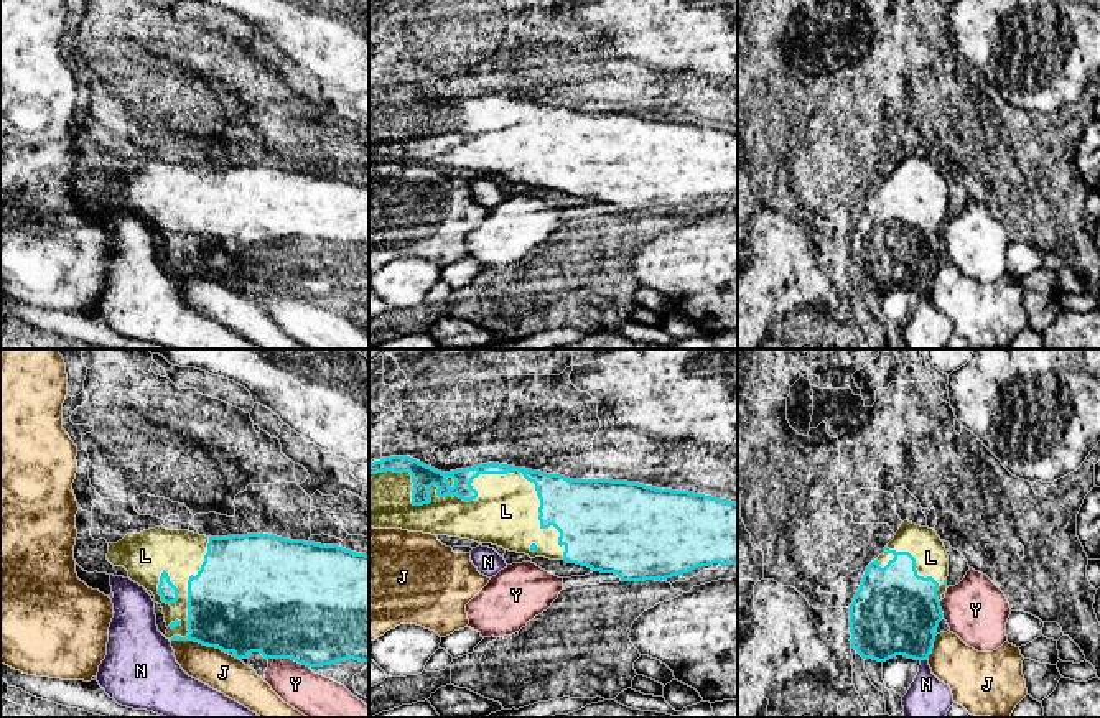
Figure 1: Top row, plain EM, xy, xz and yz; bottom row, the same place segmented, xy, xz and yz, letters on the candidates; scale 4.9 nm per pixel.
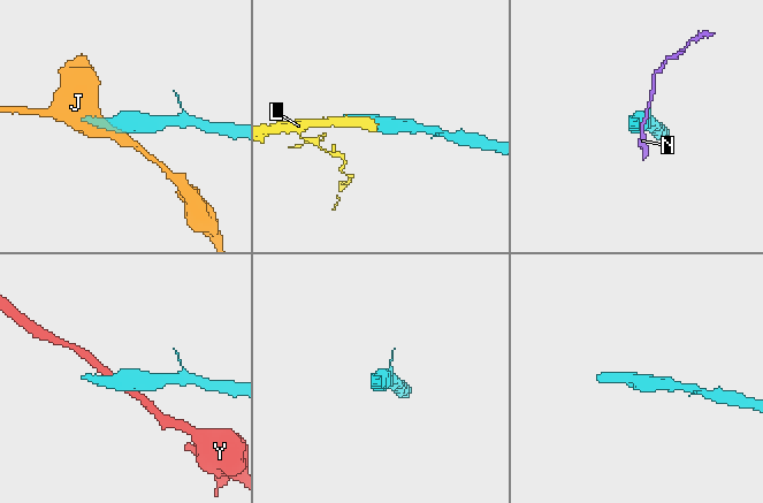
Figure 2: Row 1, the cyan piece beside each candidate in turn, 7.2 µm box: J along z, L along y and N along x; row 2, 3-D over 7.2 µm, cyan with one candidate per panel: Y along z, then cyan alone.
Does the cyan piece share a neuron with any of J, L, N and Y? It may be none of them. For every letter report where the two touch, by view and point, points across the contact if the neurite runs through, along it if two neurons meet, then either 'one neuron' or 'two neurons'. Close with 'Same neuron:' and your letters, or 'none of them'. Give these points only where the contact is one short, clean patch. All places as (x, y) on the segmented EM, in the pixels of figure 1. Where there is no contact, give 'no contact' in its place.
J: xy (193, 639) | two neurons
L: xz (475, 489) | one neuron
N: yz (924, 659) | along yz (921, 659), (926, 661) | two neurons
Y: xy (288, 657) | two neurons
Same neuron: L

